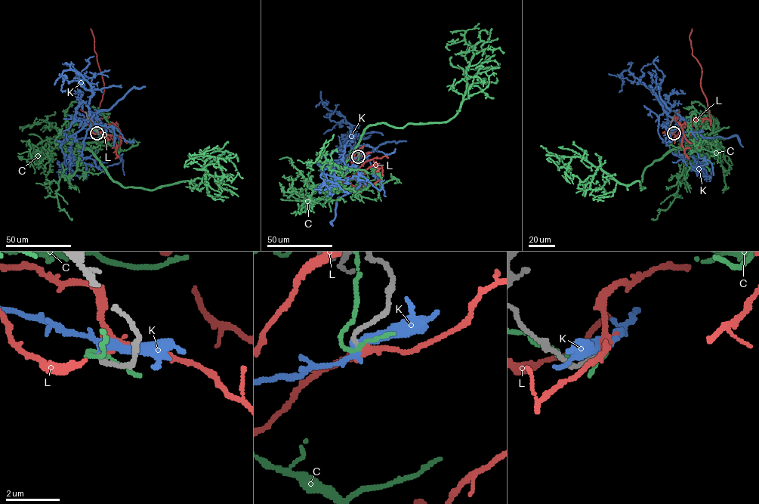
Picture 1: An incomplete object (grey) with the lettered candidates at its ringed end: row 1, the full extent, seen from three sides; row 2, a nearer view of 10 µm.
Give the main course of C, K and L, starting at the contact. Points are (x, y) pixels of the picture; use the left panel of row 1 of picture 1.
C: (97, 133), (87, 123), (66, 126), (124, 187), (198, 184), (209, 156), (229, 180), (242, 178)
K: (97, 133), (81, 128), (68, 136), (60, 147), (69, 156), (97, 168), (112, 165), (122, 159), (124, 174)
L: (97, 133), (84, 121), (86, 118), (99, 120), (95, 116), (103, 92), (103, 79), (91, 29)

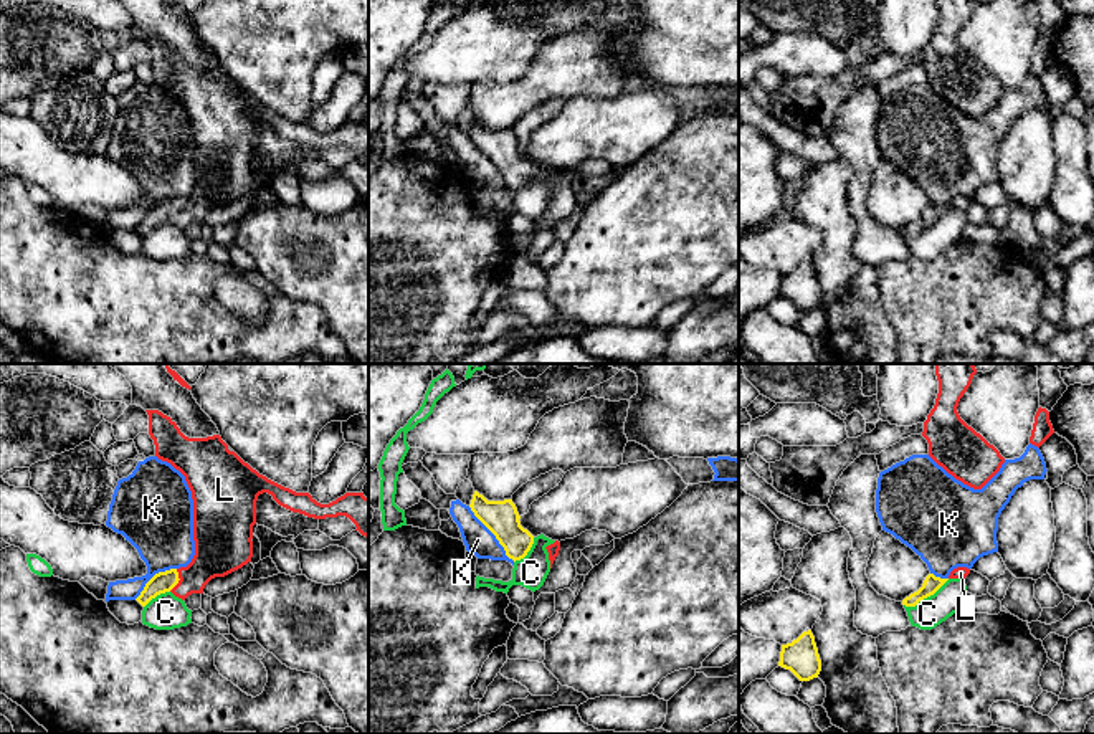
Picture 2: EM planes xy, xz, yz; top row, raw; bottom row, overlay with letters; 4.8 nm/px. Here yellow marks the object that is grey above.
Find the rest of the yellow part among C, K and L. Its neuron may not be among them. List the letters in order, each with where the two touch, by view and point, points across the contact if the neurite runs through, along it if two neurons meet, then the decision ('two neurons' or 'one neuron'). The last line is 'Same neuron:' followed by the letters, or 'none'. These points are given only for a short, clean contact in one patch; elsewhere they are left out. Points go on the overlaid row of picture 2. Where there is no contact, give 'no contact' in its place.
C: contact yz (926, 597); border yz (949, 579), (914, 605), (904, 605); two neurons
K: contact xz (493, 533); border xz (468, 506), (514, 561); two neurons
L: contact xy (179, 579); way xy (161, 582), (179, 579), (190, 579), (220, 549); one neuron
Same neuron: L

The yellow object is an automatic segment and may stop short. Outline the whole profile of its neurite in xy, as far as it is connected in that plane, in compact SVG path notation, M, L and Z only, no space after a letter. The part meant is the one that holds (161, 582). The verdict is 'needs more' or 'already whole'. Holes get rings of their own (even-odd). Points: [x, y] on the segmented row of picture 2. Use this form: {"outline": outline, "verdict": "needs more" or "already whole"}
{"outline": "M159 410L145 412L155 456L178 469L192 491L195 555L187 567L155 574L136 598L142 607L165 592L182 600L203 593L212 579L251 562L256 501L263 493L307 517L345 516L369 537L369 498L364 493L345 493L321 504L309 493L296 493L259 474L230 451L220 435L188 438L170 417Z", "verdict": "needs more"}

